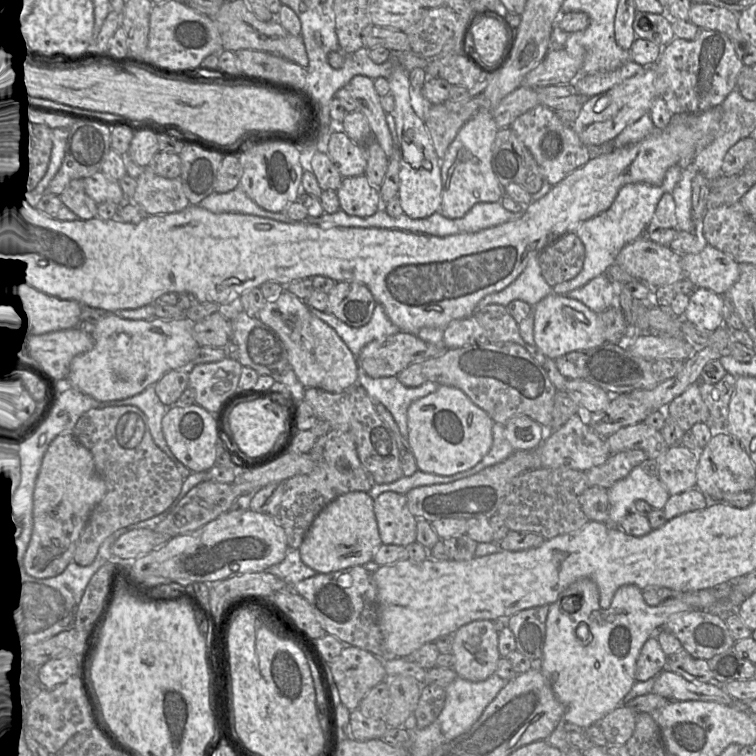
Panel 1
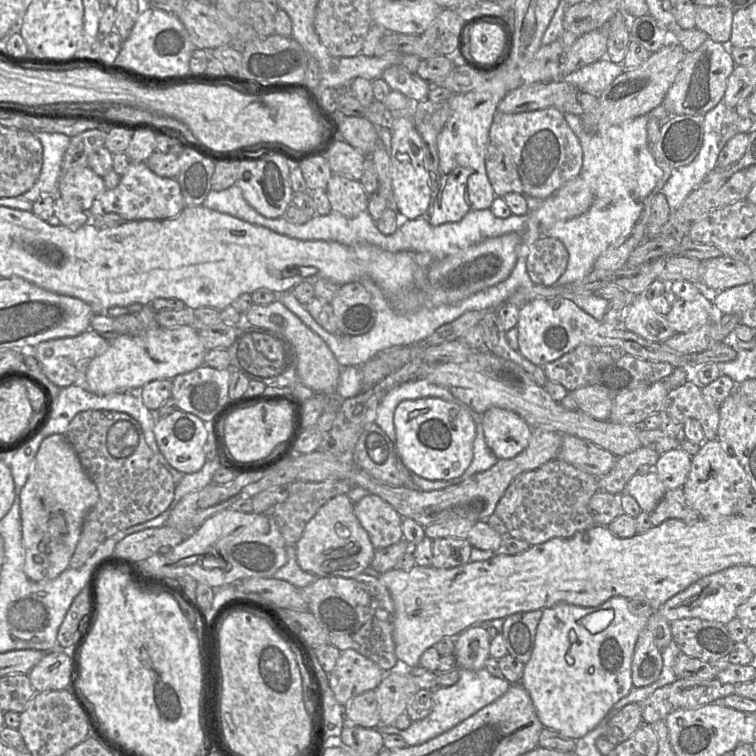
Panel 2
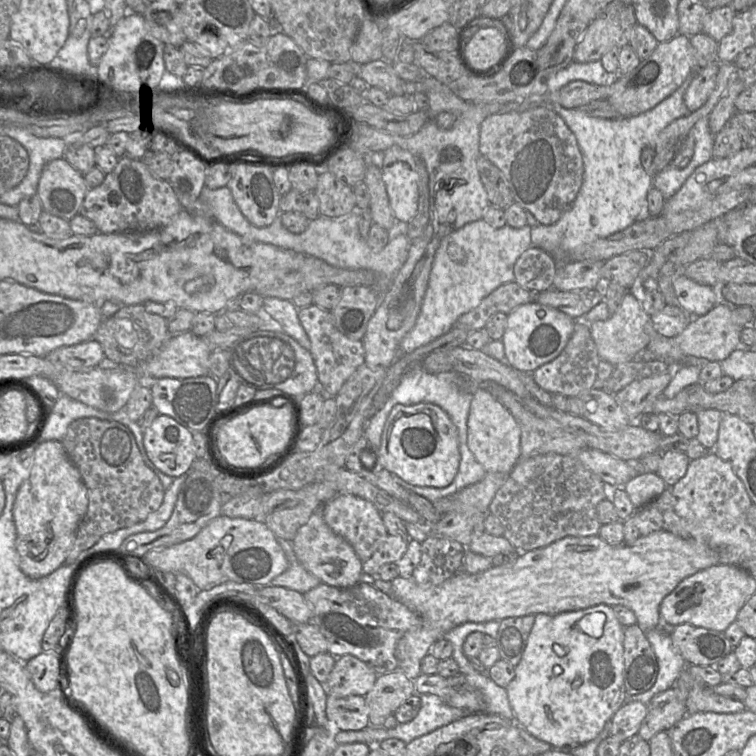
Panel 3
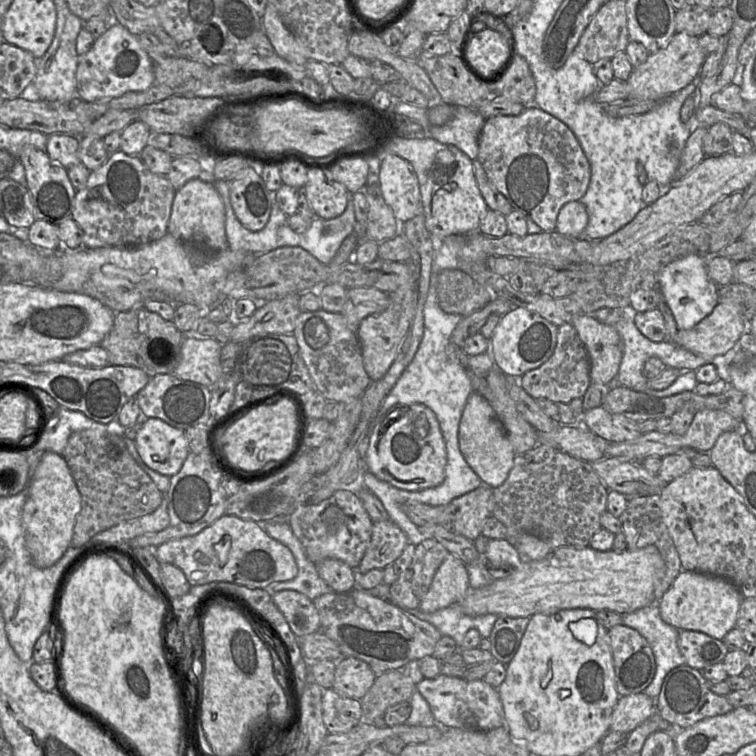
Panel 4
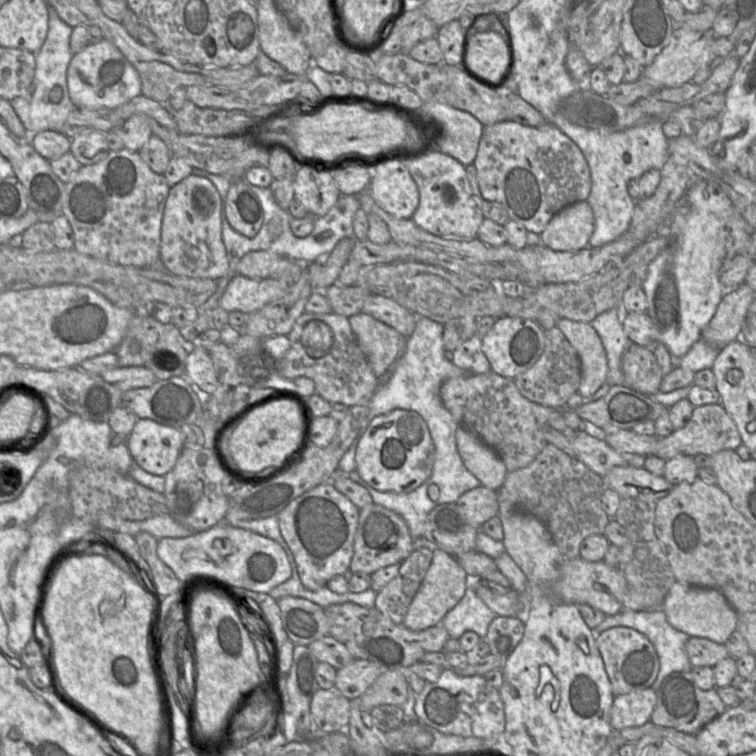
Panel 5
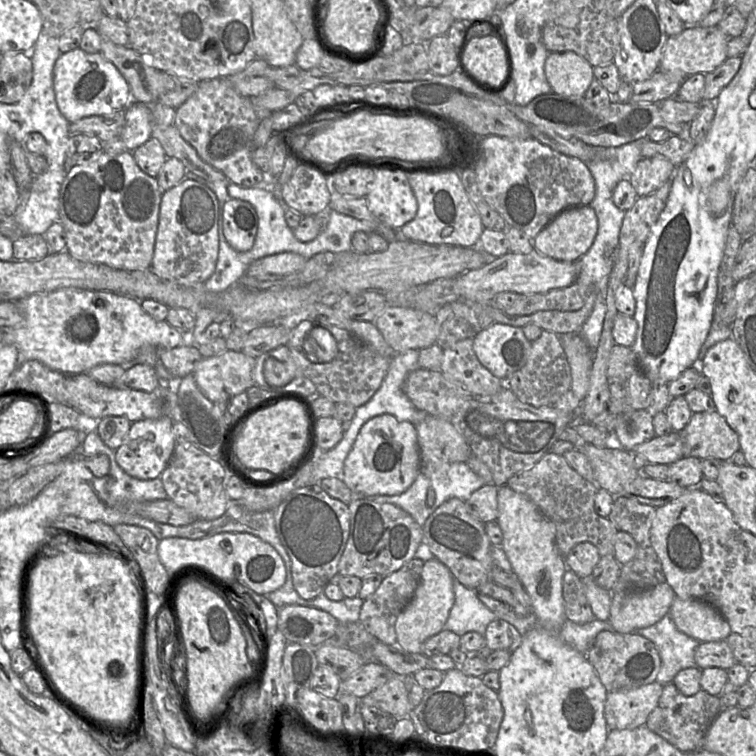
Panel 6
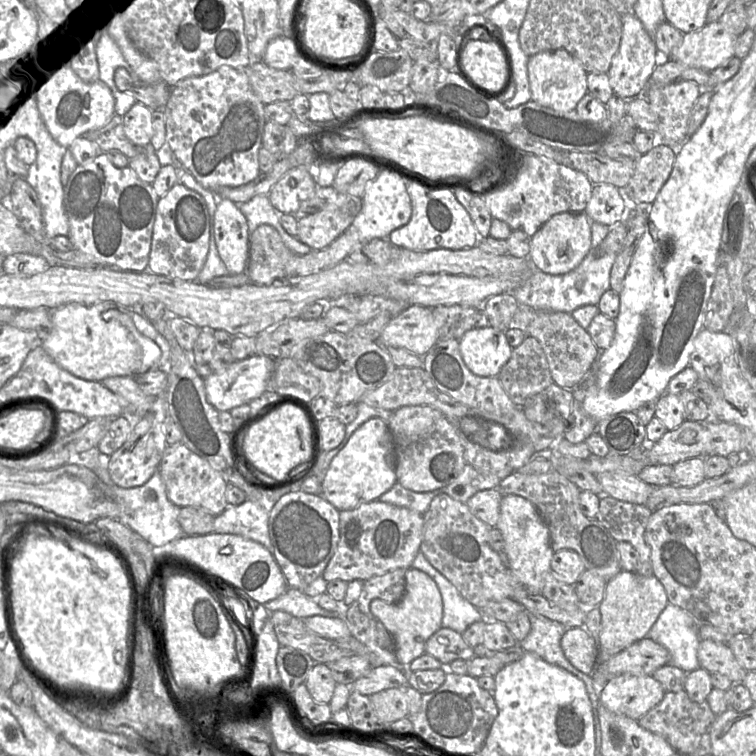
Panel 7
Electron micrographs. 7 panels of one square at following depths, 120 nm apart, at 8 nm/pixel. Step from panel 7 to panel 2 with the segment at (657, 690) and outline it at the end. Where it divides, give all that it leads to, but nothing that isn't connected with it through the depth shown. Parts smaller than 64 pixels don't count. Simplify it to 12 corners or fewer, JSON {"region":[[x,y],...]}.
{"region":[[639,703],[620,709],[605,735],[615,745],[629,739],[643,723]]}

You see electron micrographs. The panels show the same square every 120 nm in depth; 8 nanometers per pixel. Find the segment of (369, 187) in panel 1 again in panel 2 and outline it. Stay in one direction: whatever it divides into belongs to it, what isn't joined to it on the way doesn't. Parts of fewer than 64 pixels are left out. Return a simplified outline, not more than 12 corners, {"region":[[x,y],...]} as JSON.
{"region":[[333,174],[325,189],[331,209],[347,217],[367,211],[359,180]]}

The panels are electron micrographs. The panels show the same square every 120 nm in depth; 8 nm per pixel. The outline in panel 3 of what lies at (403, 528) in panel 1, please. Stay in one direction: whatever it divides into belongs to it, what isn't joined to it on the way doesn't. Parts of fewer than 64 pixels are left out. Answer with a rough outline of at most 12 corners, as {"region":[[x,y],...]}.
{"region":[[338,494],[322,505],[329,528],[366,561],[388,532],[369,501]]}

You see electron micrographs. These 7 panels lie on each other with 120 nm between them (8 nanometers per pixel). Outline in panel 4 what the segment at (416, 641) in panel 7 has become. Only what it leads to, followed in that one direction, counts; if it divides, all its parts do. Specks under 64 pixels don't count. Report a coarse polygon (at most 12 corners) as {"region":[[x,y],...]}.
{"region":[[449,553],[418,609],[458,604],[469,587],[466,565]]}

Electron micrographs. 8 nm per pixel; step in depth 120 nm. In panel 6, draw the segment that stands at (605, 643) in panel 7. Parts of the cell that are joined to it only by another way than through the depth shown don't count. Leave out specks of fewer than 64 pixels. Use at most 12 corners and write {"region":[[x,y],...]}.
{"region":[[666,581],[612,593],[608,622],[622,634],[652,626],[675,597]]}

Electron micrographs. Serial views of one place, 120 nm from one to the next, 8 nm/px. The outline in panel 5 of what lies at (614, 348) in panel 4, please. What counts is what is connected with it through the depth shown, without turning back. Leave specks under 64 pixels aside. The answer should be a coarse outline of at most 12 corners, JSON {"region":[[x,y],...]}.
{"region":[[590,323],[556,325],[581,362],[577,393],[593,395],[607,380],[608,359]]}

